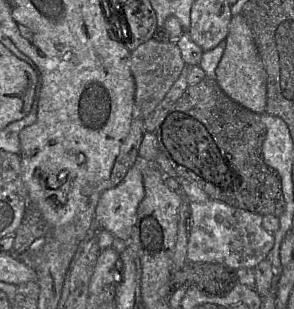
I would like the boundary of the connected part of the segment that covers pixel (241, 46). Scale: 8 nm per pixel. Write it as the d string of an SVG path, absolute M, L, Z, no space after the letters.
M241 13L232 16L225 43L225 51L216 68L216 82L223 92L239 105L254 113L265 113L267 103L266 71L252 31Z

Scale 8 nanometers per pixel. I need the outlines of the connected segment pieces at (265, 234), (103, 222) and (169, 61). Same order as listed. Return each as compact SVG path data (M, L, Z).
M210 199L206 202L189 202L190 232L187 244L187 260L192 263L221 263L232 269L255 268L266 259L274 245L274 234L262 226L263 216L245 209Z
M139 156L124 179L100 195L94 222L99 229L110 232L119 242L130 241L137 208L145 195L142 173L149 164L153 163Z
M149 39L133 50L130 66L135 81L133 119L145 119L165 98L186 66L176 43Z

